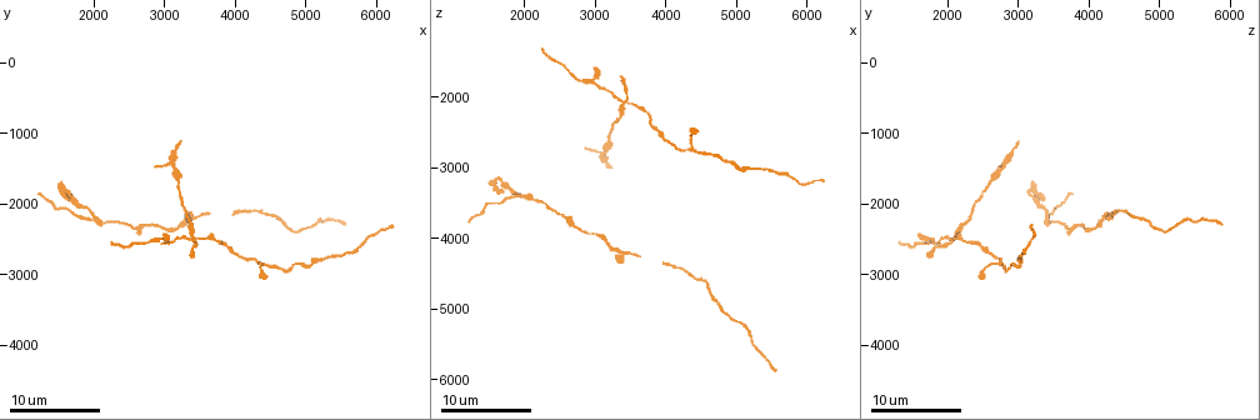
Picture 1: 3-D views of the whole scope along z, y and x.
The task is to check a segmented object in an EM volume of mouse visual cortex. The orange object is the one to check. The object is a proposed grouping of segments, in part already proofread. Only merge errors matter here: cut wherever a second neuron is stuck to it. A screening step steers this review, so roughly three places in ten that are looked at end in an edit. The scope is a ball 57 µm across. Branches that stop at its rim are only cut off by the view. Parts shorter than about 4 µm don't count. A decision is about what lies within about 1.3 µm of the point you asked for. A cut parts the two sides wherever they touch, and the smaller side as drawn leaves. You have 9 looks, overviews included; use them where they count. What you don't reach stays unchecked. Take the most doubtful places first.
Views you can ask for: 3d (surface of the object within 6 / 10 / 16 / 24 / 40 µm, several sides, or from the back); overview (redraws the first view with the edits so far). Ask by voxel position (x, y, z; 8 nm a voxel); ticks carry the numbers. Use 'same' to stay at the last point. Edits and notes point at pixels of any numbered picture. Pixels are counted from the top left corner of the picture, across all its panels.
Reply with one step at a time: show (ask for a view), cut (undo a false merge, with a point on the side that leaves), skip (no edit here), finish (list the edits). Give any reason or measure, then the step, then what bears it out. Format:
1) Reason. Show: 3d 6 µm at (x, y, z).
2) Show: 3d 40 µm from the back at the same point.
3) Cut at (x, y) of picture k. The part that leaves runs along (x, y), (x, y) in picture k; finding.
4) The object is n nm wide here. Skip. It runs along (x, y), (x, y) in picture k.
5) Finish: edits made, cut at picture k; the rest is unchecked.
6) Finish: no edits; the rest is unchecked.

Four or more arms meet. Show: 3d 10 µm at (3400, 2400, 2100).

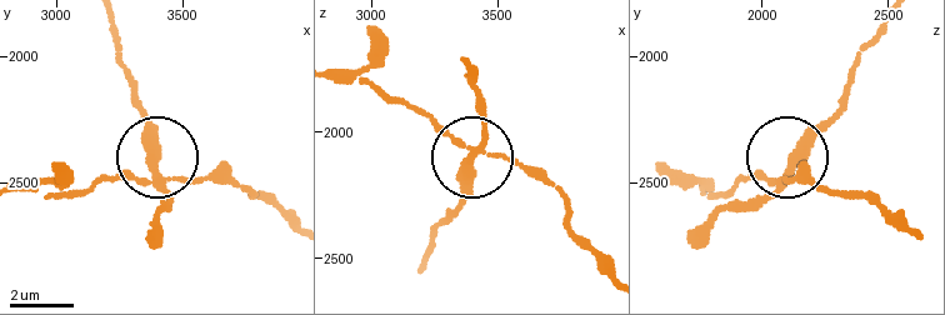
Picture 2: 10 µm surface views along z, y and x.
Zoom in. Show: 3d 6 µm at (3390, 2450, 2100).

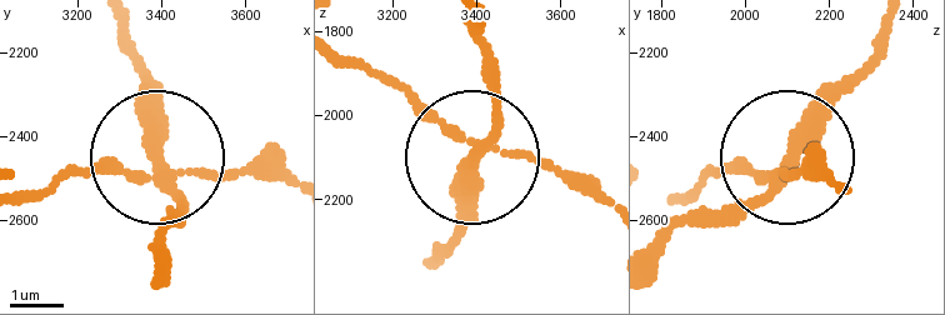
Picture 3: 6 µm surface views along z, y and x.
The object is 250 nm wide here. Cut at (141, 118) of picture 3. The part that leaves runs along (165, 176), (165, 114), (115, 20) in picture 3; a second neuron is stuck on.

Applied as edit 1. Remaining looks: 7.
See it whole again. Show: overview.

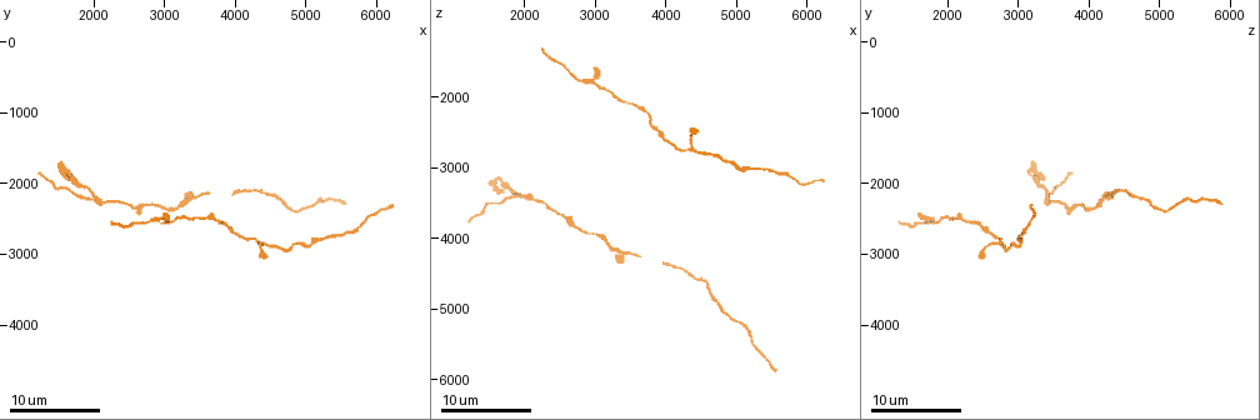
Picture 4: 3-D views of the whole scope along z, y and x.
Three-way junction. Show: 3d 10 µm at (2000, 2200, 3400).

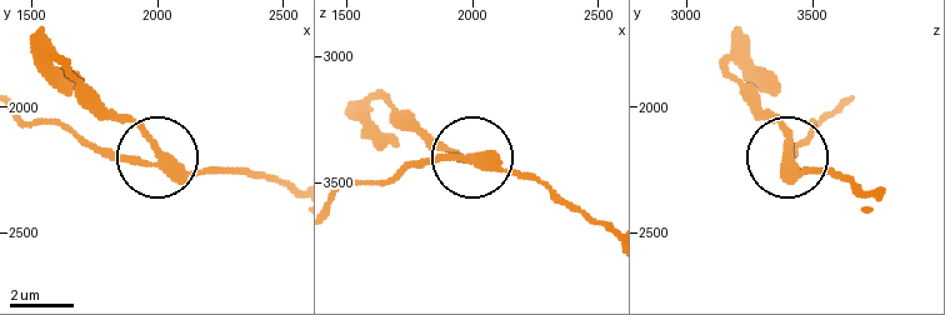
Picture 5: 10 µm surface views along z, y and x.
The object is 240 nm wide here. Cut at (143, 128) of picture 5. The part that leaves runs along (173, 168), (30, 35) in picture 5; two neurons meet here.

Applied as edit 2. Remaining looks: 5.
Calibre changes. Show: 3d 16 µm at (2800, 2300, 3850).

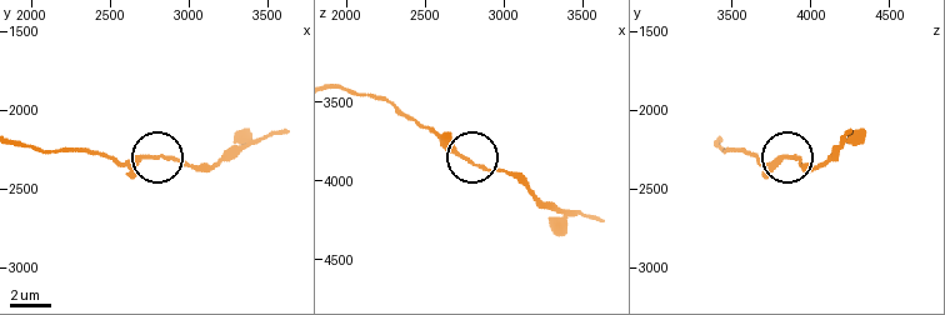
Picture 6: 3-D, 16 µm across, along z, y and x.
Show: 3d 16 µm from the back at (2760, 2280, 3860).

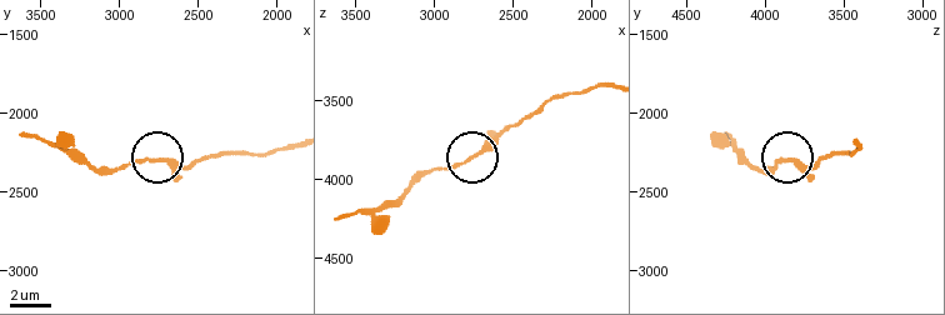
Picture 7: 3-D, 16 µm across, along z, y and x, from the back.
Skip. One neuron here.

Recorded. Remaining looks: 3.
Calibre changes. Show: 3d 10 µm at (5500, 2700, 3050).

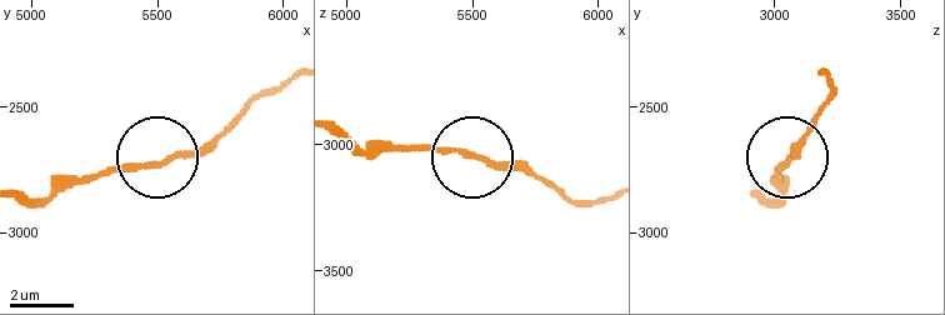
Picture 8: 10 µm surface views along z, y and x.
Skip. Continuous, no second neuron.

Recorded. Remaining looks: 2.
Finish: edits made, cut at picture 3, cut at picture 5; the rest is unchecked.

